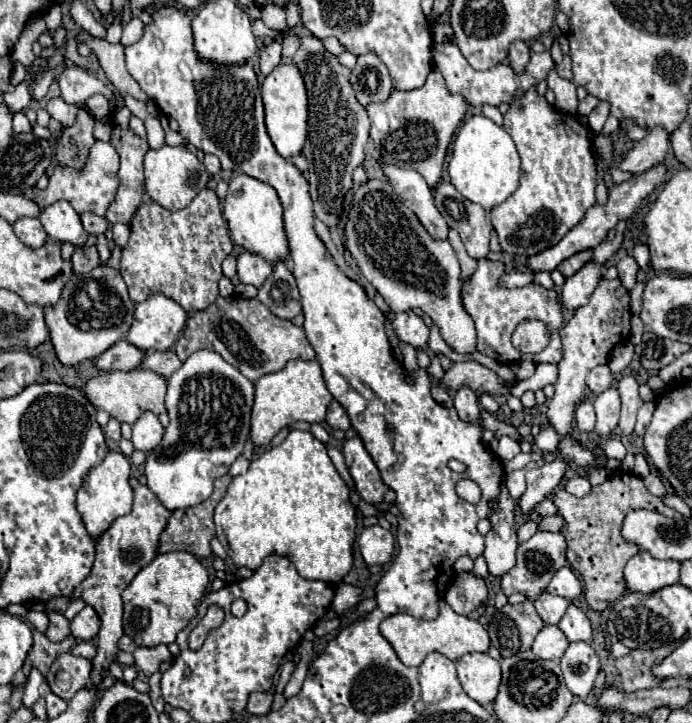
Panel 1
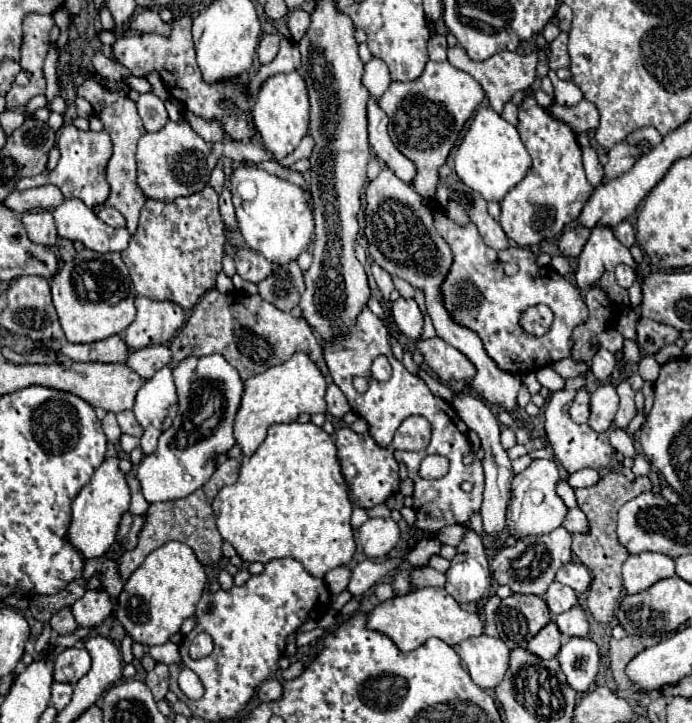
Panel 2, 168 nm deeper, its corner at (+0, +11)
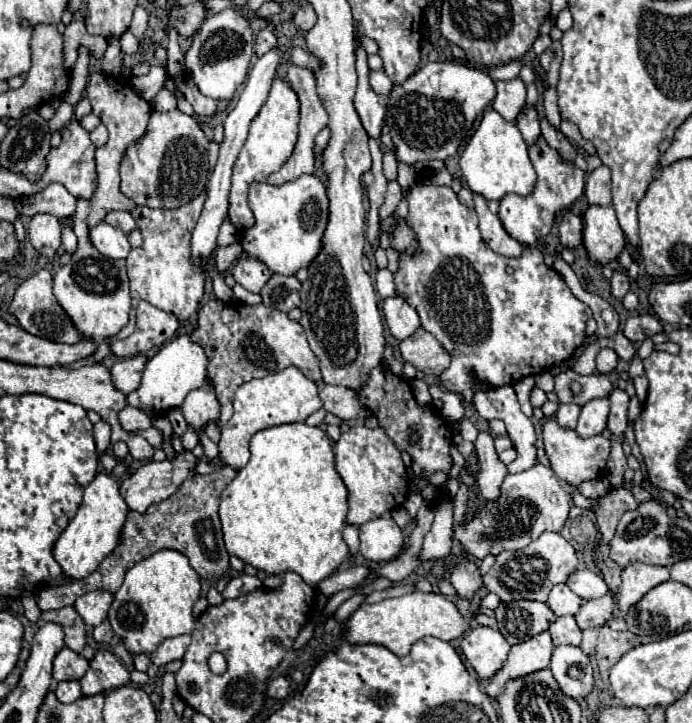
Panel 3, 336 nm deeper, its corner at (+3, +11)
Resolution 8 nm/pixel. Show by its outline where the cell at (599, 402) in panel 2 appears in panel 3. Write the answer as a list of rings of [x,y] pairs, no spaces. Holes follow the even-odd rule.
[[[592,399],[582,407],[578,417],[578,427],[574,429],[580,437],[600,435],[606,429],[606,419],[610,413],[608,399]]]

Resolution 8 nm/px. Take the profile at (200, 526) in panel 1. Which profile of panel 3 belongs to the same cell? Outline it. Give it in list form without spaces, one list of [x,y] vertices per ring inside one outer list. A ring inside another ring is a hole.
[[[216,467],[208,475],[194,473],[180,485],[180,489],[176,489],[174,495],[170,495],[168,499],[164,499],[160,503],[150,505],[146,513],[130,511],[126,517],[126,523],[122,527],[122,541],[102,561],[102,565],[82,581],[70,581],[64,585],[50,585],[50,587],[42,589],[38,593],[40,611],[62,609],[66,605],[74,605],[74,601],[80,595],[96,591],[96,589],[106,589],[110,593],[116,593],[130,567],[134,567],[142,559],[146,559],[162,549],[174,549],[174,551],[180,551],[182,555],[186,555],[192,569],[202,579],[224,577],[230,571],[230,555],[222,541],[218,503],[220,503],[220,493],[226,489],[228,481],[232,481],[234,477],[236,477],[236,471],[230,467]]]

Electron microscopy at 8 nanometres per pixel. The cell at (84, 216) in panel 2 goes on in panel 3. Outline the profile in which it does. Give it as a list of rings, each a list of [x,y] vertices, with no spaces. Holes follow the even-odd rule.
[[[100,223],[98,227],[90,229],[90,239],[92,245],[110,259],[126,259],[130,253],[130,243],[126,235],[108,223]]]

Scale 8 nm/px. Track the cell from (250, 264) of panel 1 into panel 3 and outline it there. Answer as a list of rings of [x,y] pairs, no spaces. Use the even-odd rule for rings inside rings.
[[[240,257],[236,261],[236,265],[232,267],[232,275],[234,275],[236,283],[240,283],[250,293],[260,293],[260,289],[266,285],[268,277],[272,277],[270,269],[256,257]]]

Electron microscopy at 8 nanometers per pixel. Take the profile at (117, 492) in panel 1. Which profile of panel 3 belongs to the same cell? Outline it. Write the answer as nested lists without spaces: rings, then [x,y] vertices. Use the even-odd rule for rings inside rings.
[[[100,473],[84,491],[84,501],[76,513],[76,517],[70,521],[66,531],[58,537],[52,555],[60,563],[62,573],[70,581],[80,581],[96,571],[96,567],[108,557],[120,539],[120,529],[126,521],[128,505],[124,503],[118,483],[110,477]]]

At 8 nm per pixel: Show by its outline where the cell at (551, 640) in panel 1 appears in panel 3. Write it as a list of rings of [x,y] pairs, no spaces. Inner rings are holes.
[[[544,631],[536,637],[530,637],[524,643],[518,643],[510,649],[508,661],[504,663],[502,669],[498,669],[494,673],[492,679],[488,679],[488,683],[484,685],[486,695],[490,695],[492,699],[496,699],[500,693],[504,693],[504,685],[516,677],[526,677],[528,673],[546,669],[552,657],[554,645],[550,639],[550,633]]]

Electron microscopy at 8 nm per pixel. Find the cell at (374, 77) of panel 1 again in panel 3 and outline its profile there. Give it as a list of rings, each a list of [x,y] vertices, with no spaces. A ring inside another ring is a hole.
[[[372,71],[370,73],[370,85],[378,95],[388,95],[392,91],[392,81],[388,79],[388,75],[384,71]]]

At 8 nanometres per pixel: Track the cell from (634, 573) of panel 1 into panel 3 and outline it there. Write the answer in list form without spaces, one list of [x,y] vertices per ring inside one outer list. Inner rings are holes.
[[[632,563],[622,571],[622,585],[618,591],[618,609],[628,613],[652,587],[670,579],[668,567],[652,567],[646,563]]]

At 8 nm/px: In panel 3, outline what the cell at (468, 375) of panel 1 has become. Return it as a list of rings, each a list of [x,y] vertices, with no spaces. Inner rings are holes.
[[[418,329],[412,337],[400,341],[400,355],[426,375],[440,375],[450,365],[450,355],[428,331]]]

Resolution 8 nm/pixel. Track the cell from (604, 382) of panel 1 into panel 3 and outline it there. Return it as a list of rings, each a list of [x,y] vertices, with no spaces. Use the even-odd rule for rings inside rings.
[[[602,349],[596,357],[596,365],[598,365],[598,371],[600,373],[610,373],[616,369],[616,363],[618,363],[618,355],[612,351],[612,349]]]

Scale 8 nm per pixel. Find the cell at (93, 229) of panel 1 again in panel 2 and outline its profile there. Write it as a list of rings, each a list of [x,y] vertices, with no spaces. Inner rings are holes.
[[[103,207],[103,209],[97,213],[97,217],[99,217],[103,223],[111,225],[111,227],[121,227],[121,225],[125,225],[123,215],[121,215],[117,209],[113,209],[113,207]]]

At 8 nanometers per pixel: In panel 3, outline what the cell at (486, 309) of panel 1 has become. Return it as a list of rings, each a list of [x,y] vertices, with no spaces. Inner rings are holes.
[[[416,179],[406,191],[406,201],[406,223],[416,237],[418,251],[414,255],[400,255],[394,283],[398,295],[418,311],[422,327],[440,341],[452,359],[450,367],[440,375],[444,389],[458,393],[466,403],[472,403],[476,381],[484,381],[484,385],[492,385],[492,389],[514,385],[522,377],[548,371],[574,355],[586,337],[586,321],[592,317],[592,311],[572,295],[564,279],[544,263],[544,257],[536,247],[526,247],[516,259],[494,253],[480,237],[476,211],[462,205],[452,187],[438,187]],[[506,267],[512,267],[512,273],[508,273]]]

